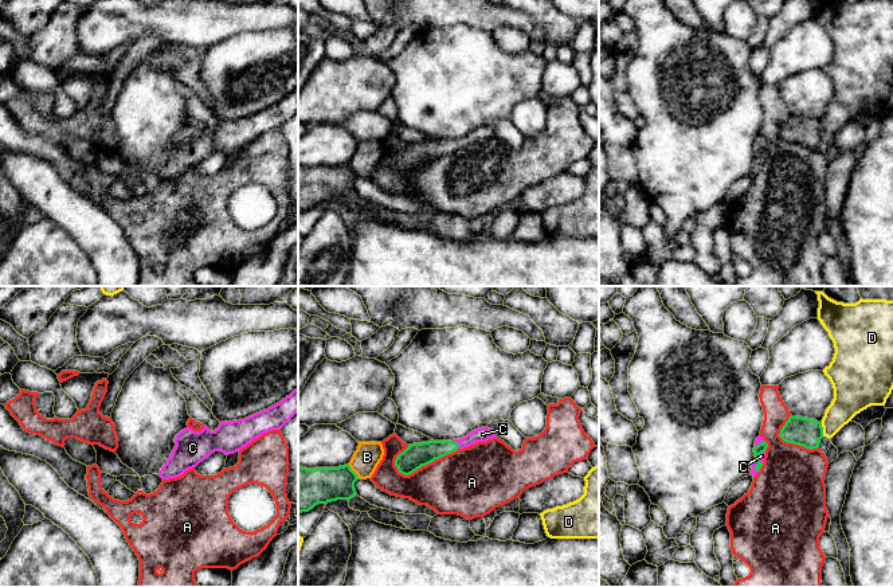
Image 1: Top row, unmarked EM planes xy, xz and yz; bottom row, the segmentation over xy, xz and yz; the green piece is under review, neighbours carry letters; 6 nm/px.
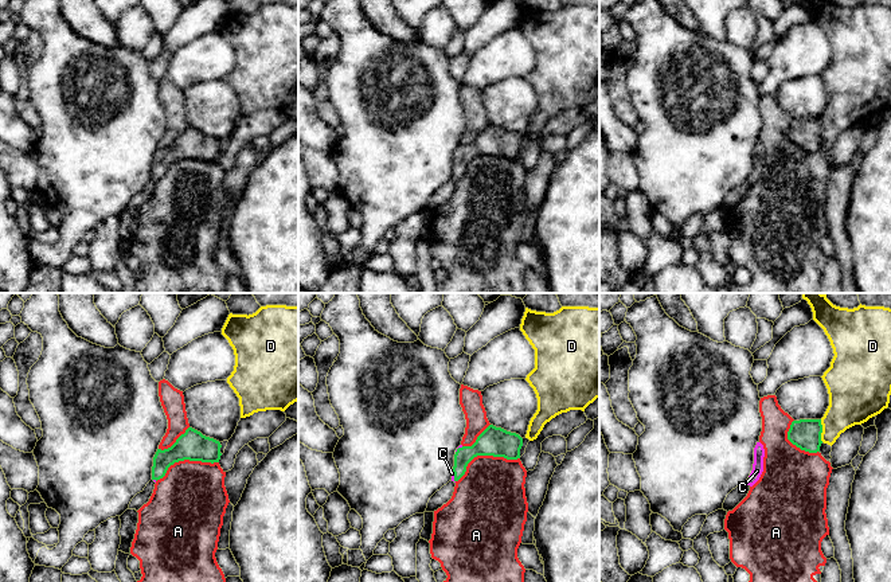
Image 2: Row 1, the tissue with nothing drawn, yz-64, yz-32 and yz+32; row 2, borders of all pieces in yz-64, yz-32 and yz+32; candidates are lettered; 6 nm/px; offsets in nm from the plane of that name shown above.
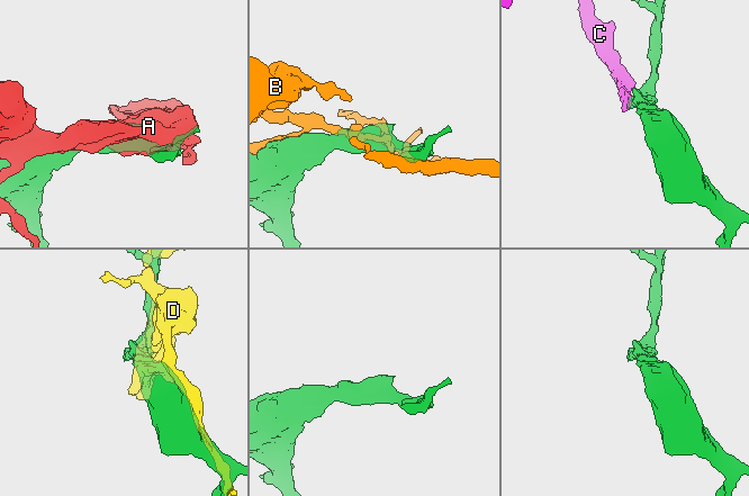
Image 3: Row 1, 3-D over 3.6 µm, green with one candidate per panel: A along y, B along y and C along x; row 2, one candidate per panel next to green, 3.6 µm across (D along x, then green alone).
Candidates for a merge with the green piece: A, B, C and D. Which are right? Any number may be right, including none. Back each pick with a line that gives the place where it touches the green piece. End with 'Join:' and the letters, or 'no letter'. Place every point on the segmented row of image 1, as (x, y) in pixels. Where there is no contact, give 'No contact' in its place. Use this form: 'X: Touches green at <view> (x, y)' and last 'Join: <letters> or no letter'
C: Touches green at xz (457, 442)
Join: C

